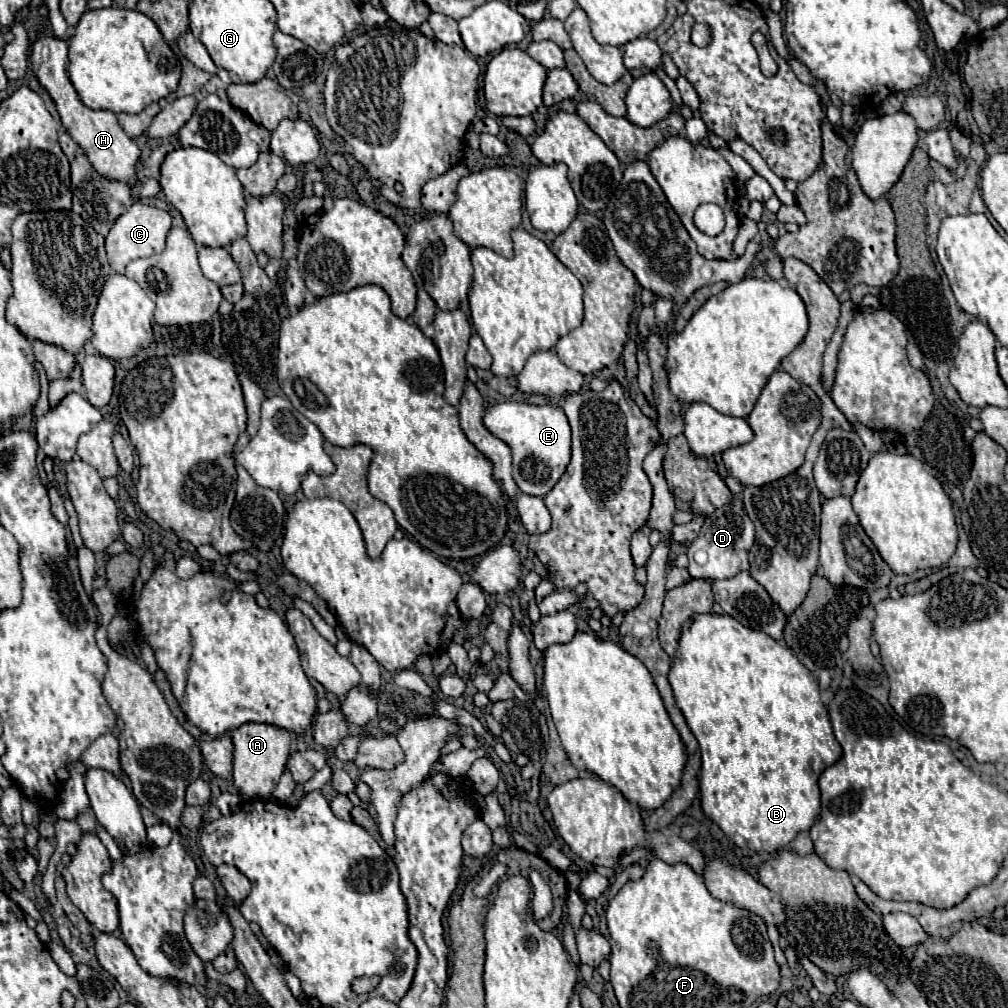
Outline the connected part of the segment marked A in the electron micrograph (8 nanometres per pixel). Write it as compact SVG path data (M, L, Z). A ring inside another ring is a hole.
M243 724L231 732L233 740L233 782L241 790L241 796L245 800L261 800L271 798L271 792L275 790L285 762L289 760L289 746L291 736L285 728L273 726L273 724Z

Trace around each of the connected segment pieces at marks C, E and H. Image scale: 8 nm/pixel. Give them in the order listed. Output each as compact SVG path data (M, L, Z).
M135 202L125 214L117 218L117 222L111 226L109 234L105 236L105 248L107 248L107 258L109 264L115 272L123 274L125 266L135 260L135 258L145 258L161 252L165 248L165 236L171 228L171 216L167 210L147 206L141 202Z
M503 402L485 410L485 428L501 438L513 454L513 480L523 494L545 496L565 472L571 458L571 428L559 406Z
M41 30L31 44L31 68L39 80L39 84L49 92L49 96L55 100L61 122L65 130L71 134L71 138L83 148L87 158L91 160L93 168L107 178L115 178L121 182L135 182L135 164L139 160L141 150L137 144L125 134L121 124L117 122L115 112L109 110L91 110L87 108L81 98L77 96L69 76L67 76L67 42L61 38L55 38L53 34Z

